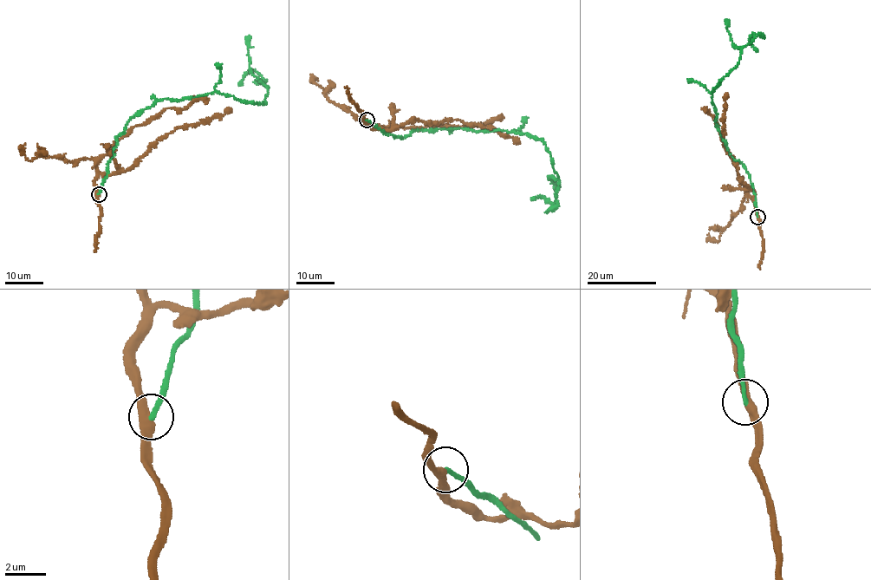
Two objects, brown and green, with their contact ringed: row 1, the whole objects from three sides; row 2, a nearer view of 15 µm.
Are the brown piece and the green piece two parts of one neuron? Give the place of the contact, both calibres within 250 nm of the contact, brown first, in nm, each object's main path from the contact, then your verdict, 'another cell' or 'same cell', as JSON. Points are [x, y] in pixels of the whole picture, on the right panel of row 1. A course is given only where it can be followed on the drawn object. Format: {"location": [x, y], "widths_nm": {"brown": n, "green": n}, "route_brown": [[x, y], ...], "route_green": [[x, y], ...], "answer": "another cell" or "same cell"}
{"location": [757, 217], "widths_nm": {"brown": 420, "green": 240}, "route_brown": [[757, 217], [752, 187], [737, 174], [737, 164], [724, 146], [722, 119], [726, 93]], "route_green": [[757, 217], [749, 174], [731, 155], [714, 120], [711, 93], [737, 64], [742, 48], [733, 44], [727, 19]], "answer": "another cell"}

